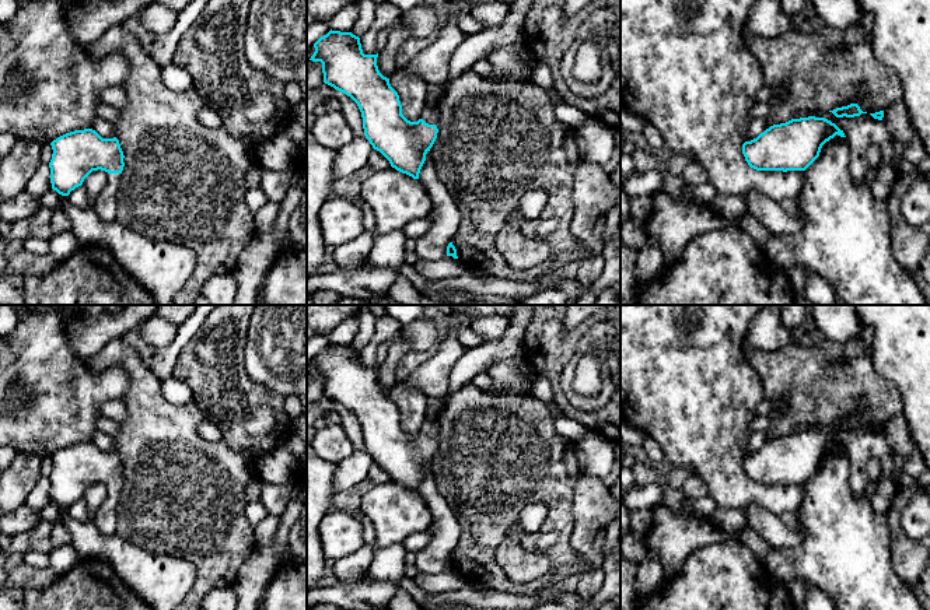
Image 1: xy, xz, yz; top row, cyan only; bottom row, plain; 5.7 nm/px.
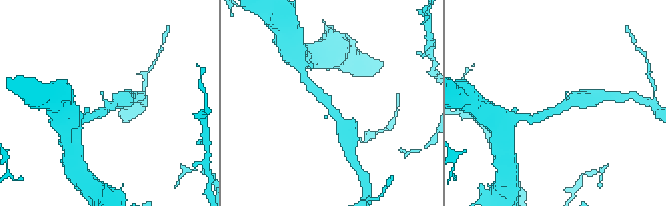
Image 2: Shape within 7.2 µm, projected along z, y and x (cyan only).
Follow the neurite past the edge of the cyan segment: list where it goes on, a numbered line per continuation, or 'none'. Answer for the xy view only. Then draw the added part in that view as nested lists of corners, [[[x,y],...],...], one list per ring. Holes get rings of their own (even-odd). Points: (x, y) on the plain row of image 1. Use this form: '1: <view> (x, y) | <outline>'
1: xy (105, 519) | [[[108,487],[108,495],[98,512],[91,518],[98,530],[106,536],[116,533],[116,506],[120,499],[122,487]]]

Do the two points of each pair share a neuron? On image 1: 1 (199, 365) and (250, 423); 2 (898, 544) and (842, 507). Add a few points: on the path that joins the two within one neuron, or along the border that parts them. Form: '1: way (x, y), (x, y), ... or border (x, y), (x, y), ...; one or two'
1: way (213, 379), (241, 410); one
2: border (885, 514), (891, 567), (897, 572); two

